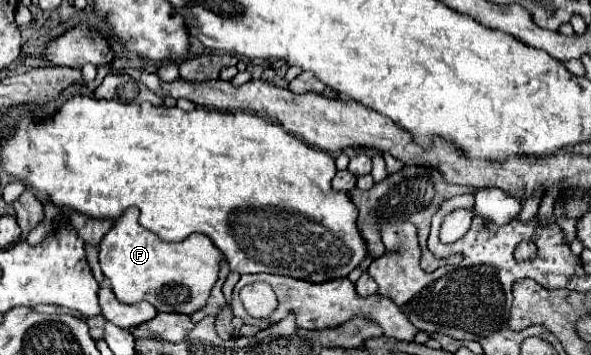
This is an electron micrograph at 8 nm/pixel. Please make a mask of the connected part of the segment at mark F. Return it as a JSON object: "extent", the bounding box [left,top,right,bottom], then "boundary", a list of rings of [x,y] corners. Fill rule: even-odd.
{"extent":[100,209,222,313],"boundary":[[[126,209],[100,243],[100,267],[112,283],[112,291],[122,303],[148,301],[156,311],[194,313],[206,305],[212,285],[218,279],[218,261],[222,253],[206,235],[190,235],[180,243],[160,241],[152,231],[138,223],[138,209]]]}

